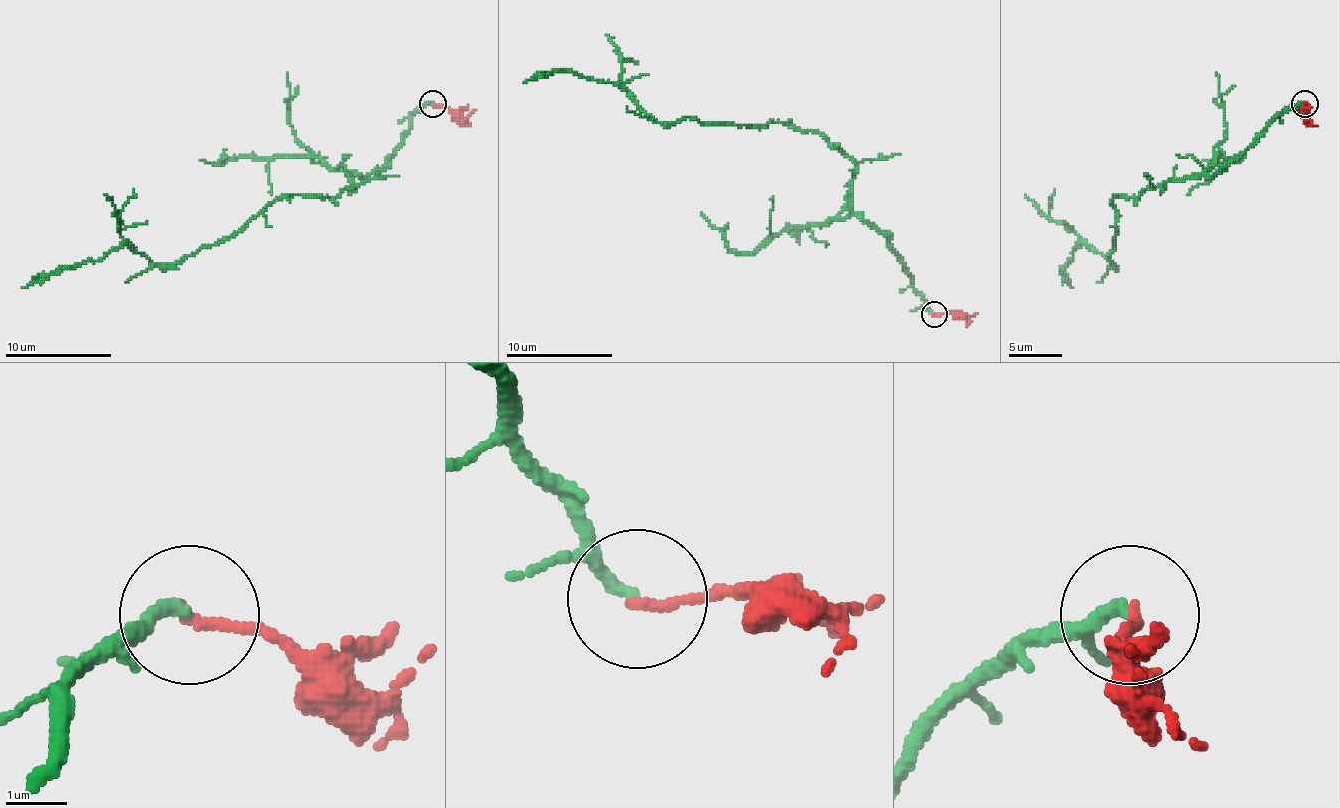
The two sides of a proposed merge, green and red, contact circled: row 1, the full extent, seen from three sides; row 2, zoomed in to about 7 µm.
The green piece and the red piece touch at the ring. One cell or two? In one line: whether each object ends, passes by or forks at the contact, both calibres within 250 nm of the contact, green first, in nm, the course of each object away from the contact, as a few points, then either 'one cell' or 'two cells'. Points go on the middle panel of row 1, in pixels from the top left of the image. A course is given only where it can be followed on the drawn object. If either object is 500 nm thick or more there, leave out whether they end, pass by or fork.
green ends; red ends; calibres 220 and 170 nm; course green (934, 313), (903, 257), (852, 210), (855, 165), (818, 133), (656, 122), (627, 90), (571, 72), (523, 82); course red (934, 313), (961, 313), (969, 321), (966, 326); two cells

